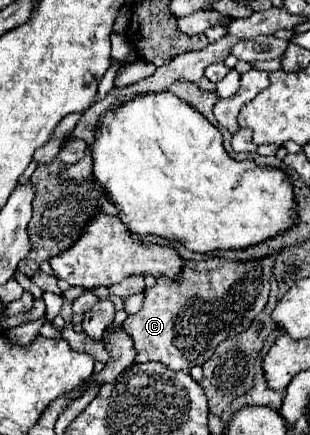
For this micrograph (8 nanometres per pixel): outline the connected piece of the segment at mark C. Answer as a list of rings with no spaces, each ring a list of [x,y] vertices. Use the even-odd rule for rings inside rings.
[[[275,256],[251,262],[225,262],[219,258],[211,258],[201,262],[187,262],[183,268],[183,278],[179,282],[159,278],[157,284],[145,292],[143,308],[137,314],[127,316],[127,326],[131,328],[137,352],[135,362],[155,360],[171,370],[187,370],[187,372],[193,366],[201,366],[207,358],[213,356],[221,340],[247,330],[253,318],[265,308],[273,264]]]

